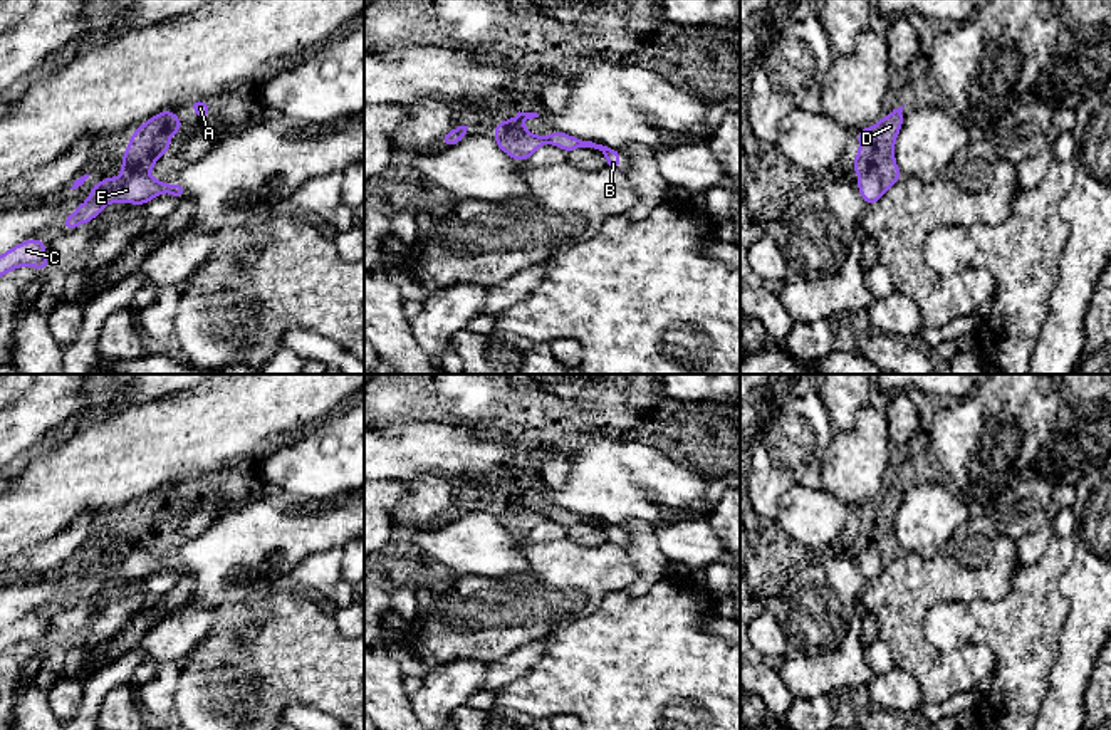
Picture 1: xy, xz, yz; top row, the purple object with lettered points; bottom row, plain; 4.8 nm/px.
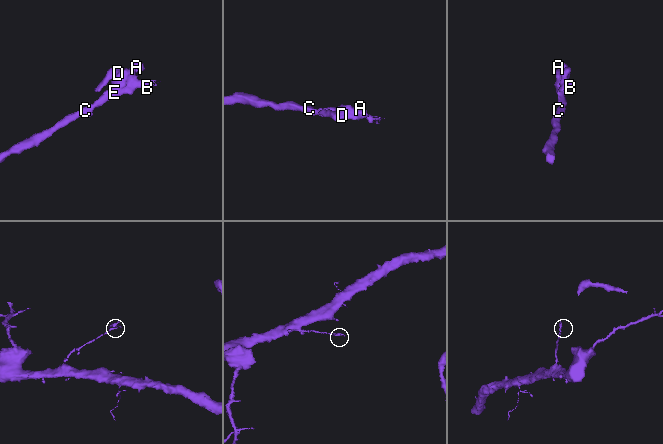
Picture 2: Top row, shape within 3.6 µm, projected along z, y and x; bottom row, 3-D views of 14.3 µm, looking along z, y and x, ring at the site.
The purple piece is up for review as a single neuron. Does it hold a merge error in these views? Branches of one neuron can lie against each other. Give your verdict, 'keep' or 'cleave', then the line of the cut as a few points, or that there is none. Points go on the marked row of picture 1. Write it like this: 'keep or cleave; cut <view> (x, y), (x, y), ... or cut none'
keep; cut none

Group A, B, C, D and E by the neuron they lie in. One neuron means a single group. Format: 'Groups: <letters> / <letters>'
Groups: A B C D E

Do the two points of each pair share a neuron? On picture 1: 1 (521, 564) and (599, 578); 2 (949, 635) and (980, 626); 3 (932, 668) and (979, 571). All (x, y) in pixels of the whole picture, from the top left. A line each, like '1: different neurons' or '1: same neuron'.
1: different neurons
2: same neuron
3: same neuron

